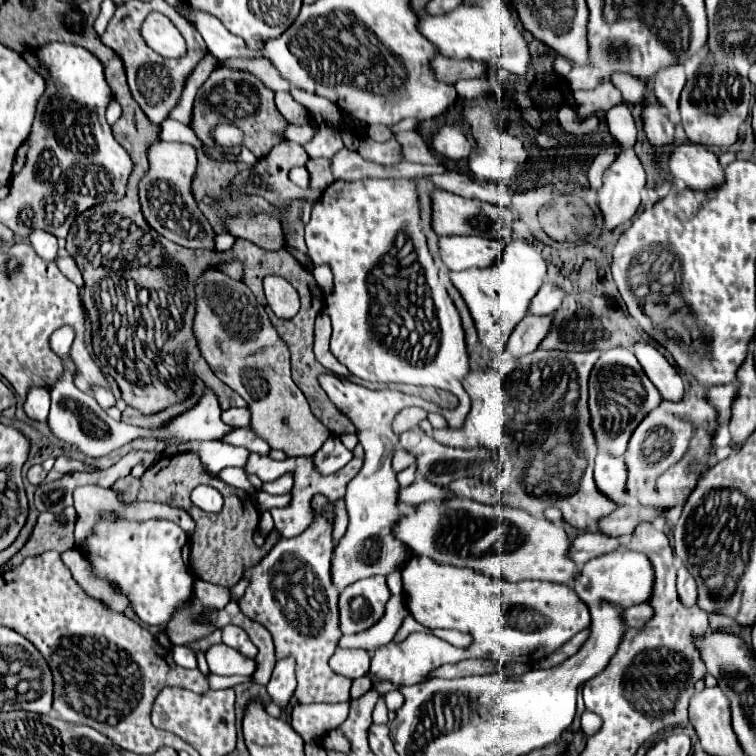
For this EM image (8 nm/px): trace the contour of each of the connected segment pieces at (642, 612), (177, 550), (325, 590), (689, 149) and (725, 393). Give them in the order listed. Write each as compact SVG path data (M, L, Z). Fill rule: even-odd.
M648 603L634 605L634 607L630 607L626 611L626 619L628 619L628 625L630 627L644 627L644 623L650 621L652 617L654 617L654 609Z
M102 515L95 525L92 537L86 539L86 545L80 547L86 561L92 565L92 575L112 583L122 595L128 597L128 603L134 615L146 625L162 625L172 619L172 615L186 607L194 597L194 573L188 563L188 535L172 521L126 521L116 515Z
M316 517L312 527L304 531L298 537L292 539L280 539L272 551L256 565L244 569L244 579L248 579L248 587L244 597L240 597L240 611L248 615L252 621L264 625L272 639L274 639L274 651L276 659L294 657L296 661L296 699L298 703L340 703L348 701L350 697L350 679L344 675L334 673L328 667L328 659L334 655L338 641L342 637L340 621L338 621L338 589L332 583L330 577L330 559L332 559L332 525L324 517Z
M678 145L672 147L668 161L674 179L692 191L710 193L724 185L724 169L720 167L714 151L704 145Z
M736 383L712 387L712 389L706 391L708 403L716 409L716 421L718 421L720 427L730 421L730 411L732 411L732 403L736 399L736 393L738 393L738 385Z

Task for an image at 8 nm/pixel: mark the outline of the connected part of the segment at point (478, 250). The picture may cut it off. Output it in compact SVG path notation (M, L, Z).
M440 237L440 255L450 271L470 267L488 269L502 255L502 239L486 237Z

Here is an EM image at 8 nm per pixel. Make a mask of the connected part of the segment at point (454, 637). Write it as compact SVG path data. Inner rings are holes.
M432 629L432 635L438 635L456 647L468 647L472 643L470 635L464 635L464 633L454 631L454 629Z

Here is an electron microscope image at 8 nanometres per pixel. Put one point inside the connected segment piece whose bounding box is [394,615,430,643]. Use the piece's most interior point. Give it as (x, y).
(409, 625)

